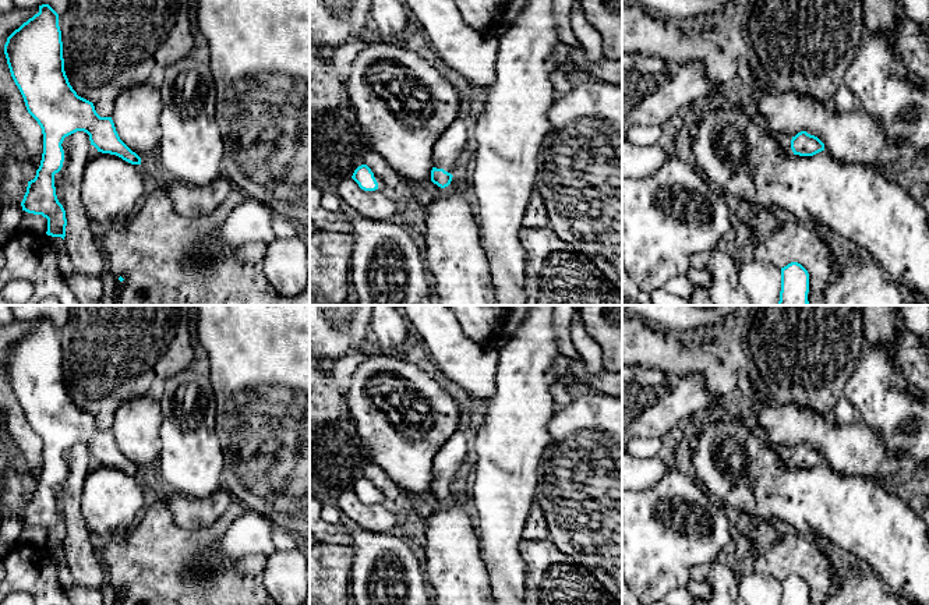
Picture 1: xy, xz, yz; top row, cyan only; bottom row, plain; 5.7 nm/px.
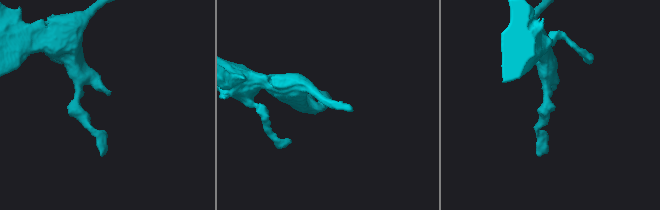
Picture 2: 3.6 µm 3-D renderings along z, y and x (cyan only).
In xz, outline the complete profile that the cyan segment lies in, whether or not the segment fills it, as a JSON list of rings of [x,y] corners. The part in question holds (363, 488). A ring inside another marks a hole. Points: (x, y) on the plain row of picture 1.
[[[367,477],[358,478],[352,491],[358,496],[358,499],[364,503],[375,503],[378,502],[378,495],[374,489],[374,485]]]

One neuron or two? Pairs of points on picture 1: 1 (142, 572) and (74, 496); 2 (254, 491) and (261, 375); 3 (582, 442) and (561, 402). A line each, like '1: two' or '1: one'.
1: two
2: one
3: two

